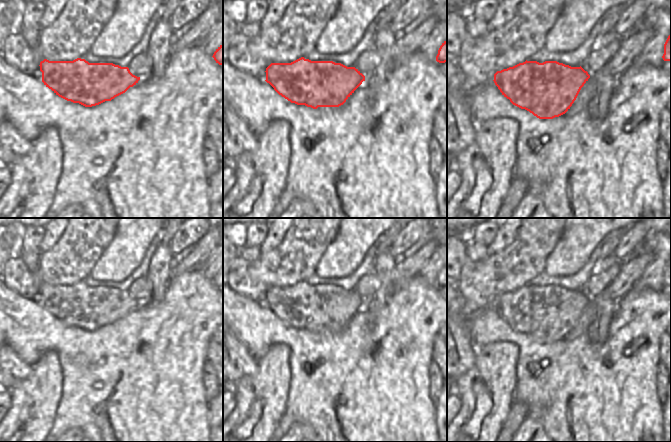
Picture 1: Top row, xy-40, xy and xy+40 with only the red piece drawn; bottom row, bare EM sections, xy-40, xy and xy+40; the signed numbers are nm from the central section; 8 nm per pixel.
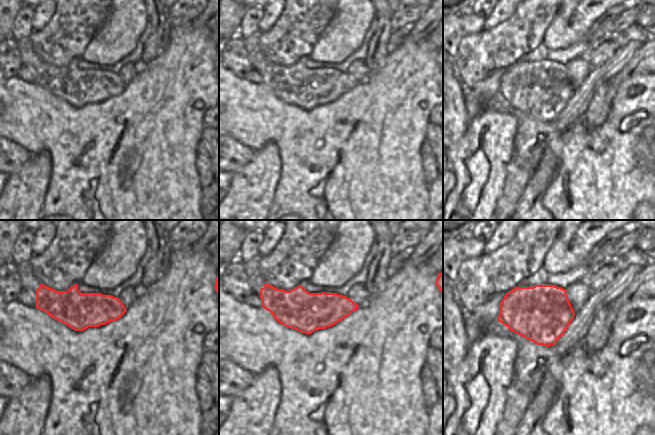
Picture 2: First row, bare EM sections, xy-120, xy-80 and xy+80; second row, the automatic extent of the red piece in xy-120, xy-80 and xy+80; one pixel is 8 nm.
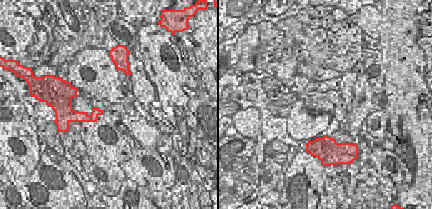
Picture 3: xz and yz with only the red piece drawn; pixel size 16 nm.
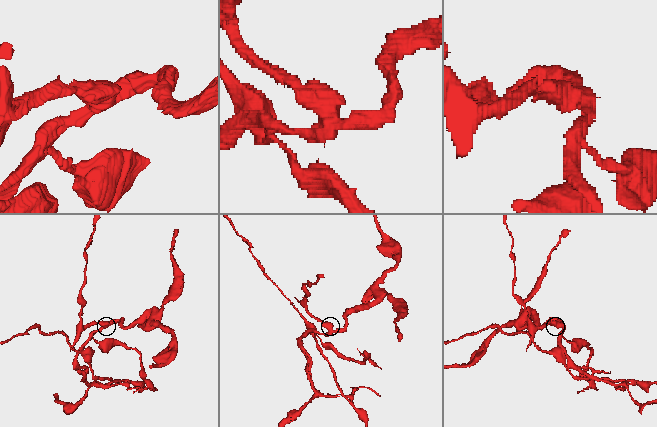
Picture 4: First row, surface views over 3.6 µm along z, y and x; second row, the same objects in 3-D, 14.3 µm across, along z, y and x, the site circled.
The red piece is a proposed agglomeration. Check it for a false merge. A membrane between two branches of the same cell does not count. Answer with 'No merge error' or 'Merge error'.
Merge error

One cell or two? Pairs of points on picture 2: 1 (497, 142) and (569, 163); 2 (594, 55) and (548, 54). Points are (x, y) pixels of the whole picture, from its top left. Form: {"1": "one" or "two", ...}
{"1": "two", "2": "two"}

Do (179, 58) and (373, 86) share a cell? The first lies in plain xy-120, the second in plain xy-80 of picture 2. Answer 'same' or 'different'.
same

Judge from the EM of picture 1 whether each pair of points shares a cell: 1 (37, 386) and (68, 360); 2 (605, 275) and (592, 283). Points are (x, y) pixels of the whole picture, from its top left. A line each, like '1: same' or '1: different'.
1: different
2: same

